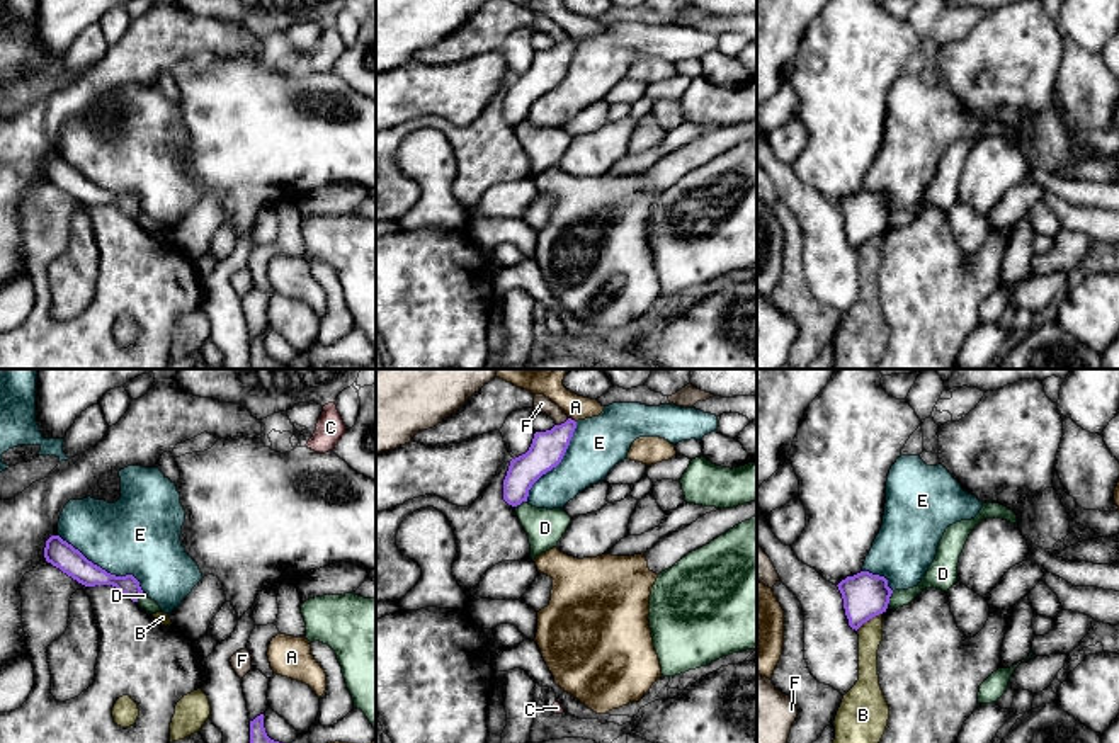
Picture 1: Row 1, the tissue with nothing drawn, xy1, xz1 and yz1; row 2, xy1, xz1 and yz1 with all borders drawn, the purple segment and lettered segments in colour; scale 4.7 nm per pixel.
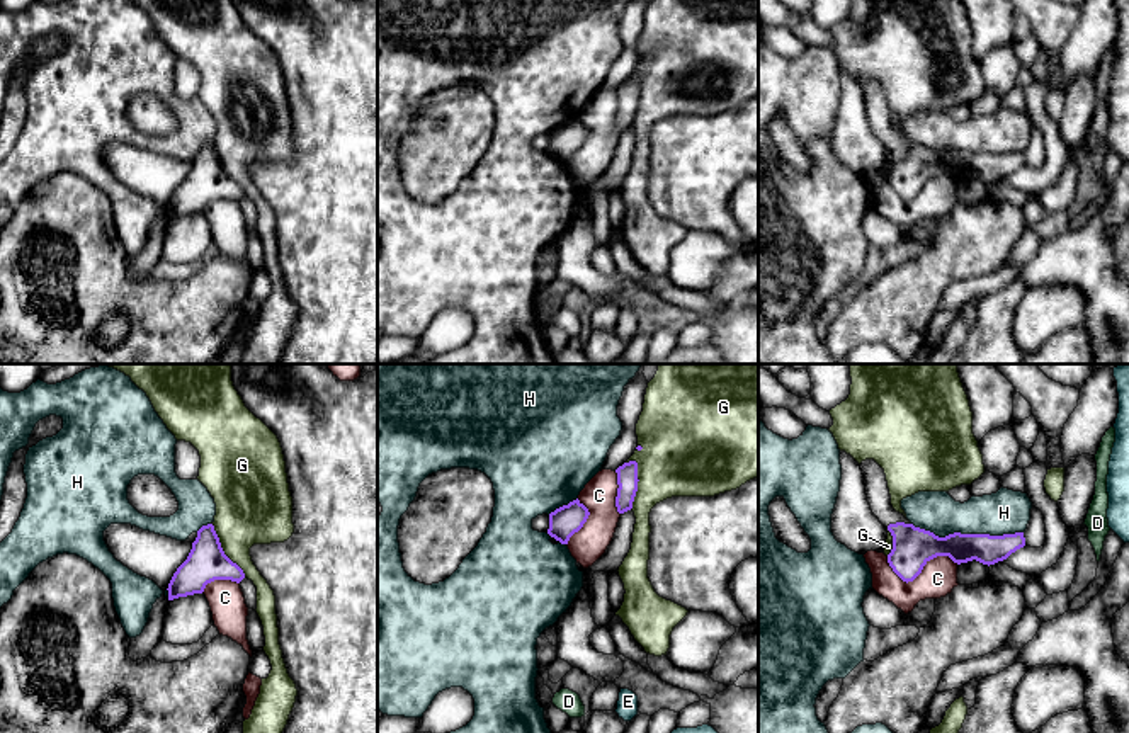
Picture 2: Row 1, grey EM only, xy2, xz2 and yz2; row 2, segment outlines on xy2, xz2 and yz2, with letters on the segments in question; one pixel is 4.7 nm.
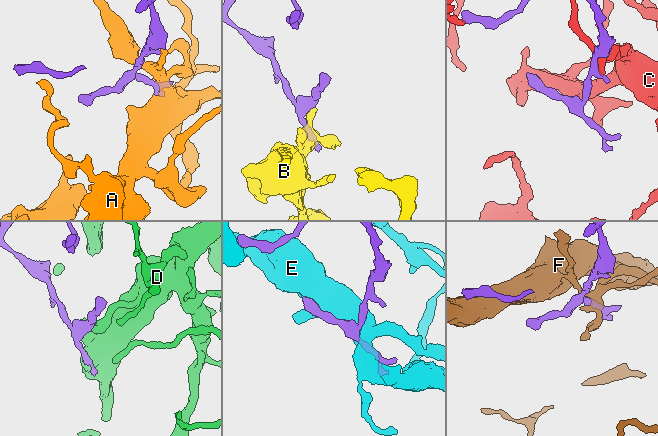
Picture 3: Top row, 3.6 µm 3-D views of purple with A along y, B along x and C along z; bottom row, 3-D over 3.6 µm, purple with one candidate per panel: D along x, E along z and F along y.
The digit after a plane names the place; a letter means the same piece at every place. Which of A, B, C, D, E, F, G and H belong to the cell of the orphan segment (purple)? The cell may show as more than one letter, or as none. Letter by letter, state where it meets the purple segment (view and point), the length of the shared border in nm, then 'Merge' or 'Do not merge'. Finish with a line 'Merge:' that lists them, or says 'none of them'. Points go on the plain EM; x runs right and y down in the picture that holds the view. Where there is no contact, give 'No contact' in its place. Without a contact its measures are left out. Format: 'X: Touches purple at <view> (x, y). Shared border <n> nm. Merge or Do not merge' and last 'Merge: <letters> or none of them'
A: Touches purple at xz1 (570, 38). Shared border 50 nm. Do not merge
B: Touches purple at yz1 (868, 238). Shared border 150 nm. Do not merge
C: Touches purple at yz2 (920, 191). Shared border 340 nm. Do not merge
D: Touches purple at yz1 (888, 218). Shared border 80 nm. Do not merge
E: Touches purple at xy1 (101, 187). Shared border 480 nm. Do not merge
F: Touches purple at xz1 (562, 43). Shared border 70 nm. Do not merge
G: Touches purple at xz2 (636, 102). Shared border 240 nm. Do not merge
H: Touches purple at yz2 (968, 153). Shared border 550 nm. Do not merge
Merge: none of them

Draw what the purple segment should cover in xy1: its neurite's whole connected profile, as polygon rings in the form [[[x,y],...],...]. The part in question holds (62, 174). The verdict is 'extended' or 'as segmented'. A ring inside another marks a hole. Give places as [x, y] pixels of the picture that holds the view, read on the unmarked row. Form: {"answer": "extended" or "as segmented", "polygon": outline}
{"answer": "as segmented", "polygon": [[[51,155],[46,160],[44,177],[85,206],[112,204],[133,221],[138,221],[143,213],[139,201],[133,194],[116,196],[107,192],[60,155]]]}

